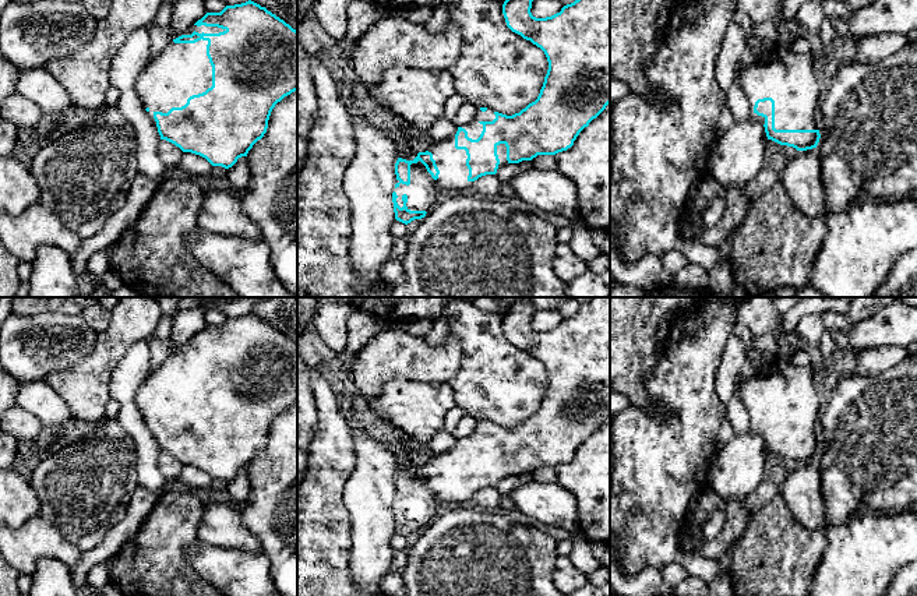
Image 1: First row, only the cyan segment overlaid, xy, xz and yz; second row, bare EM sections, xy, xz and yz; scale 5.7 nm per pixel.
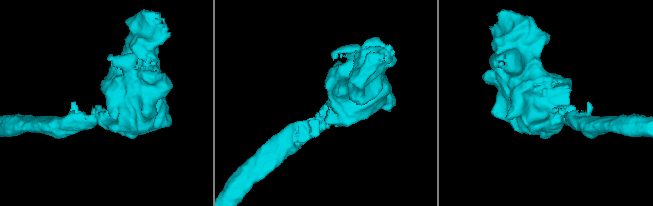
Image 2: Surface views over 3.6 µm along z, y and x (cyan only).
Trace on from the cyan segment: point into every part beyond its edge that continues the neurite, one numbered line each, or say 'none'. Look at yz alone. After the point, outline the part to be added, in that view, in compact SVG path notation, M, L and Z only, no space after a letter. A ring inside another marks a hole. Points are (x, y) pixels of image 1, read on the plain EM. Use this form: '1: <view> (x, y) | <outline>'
1: yz (790, 391) | M775 359L766 374L751 374L738 384L738 394L750 415L750 430L765 437L765 430L754 424L755 415L763 410L775 413L776 442L819 442L818 413L822 406L815 370L808 366L791 364L789 359Z

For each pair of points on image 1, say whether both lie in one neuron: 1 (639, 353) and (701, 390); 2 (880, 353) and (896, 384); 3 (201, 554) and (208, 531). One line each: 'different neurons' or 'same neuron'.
1: different neurons
2: different neurons
3: different neurons

